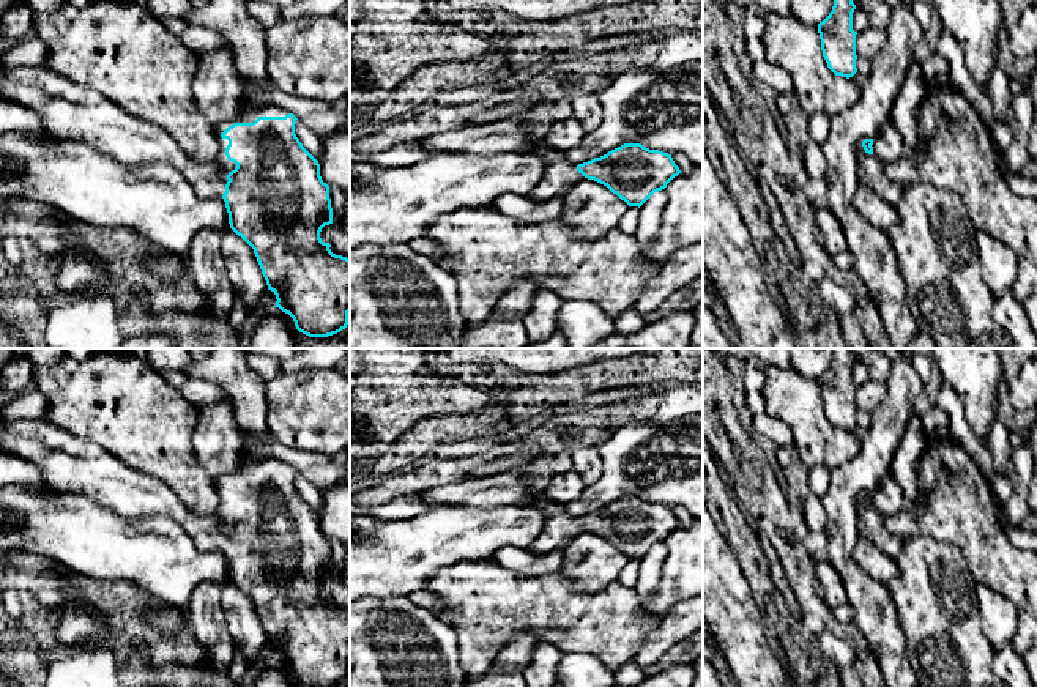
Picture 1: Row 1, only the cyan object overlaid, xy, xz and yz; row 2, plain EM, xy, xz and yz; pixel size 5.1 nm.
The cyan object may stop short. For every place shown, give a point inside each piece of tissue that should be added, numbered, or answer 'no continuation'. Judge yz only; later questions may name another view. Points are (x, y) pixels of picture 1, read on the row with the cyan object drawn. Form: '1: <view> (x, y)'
1: yz (872, 174)

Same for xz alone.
1: xz (560, 175)

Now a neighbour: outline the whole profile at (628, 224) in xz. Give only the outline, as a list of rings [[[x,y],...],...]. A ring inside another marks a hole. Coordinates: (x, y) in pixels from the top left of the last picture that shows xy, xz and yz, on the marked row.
[[[629,206],[627,211],[619,219],[618,230],[634,236],[638,228],[638,222],[640,222],[640,208]]]

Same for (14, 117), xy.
[[[0,101],[0,136],[6,132],[33,134],[39,140],[58,139],[44,128],[35,110],[19,102]]]

